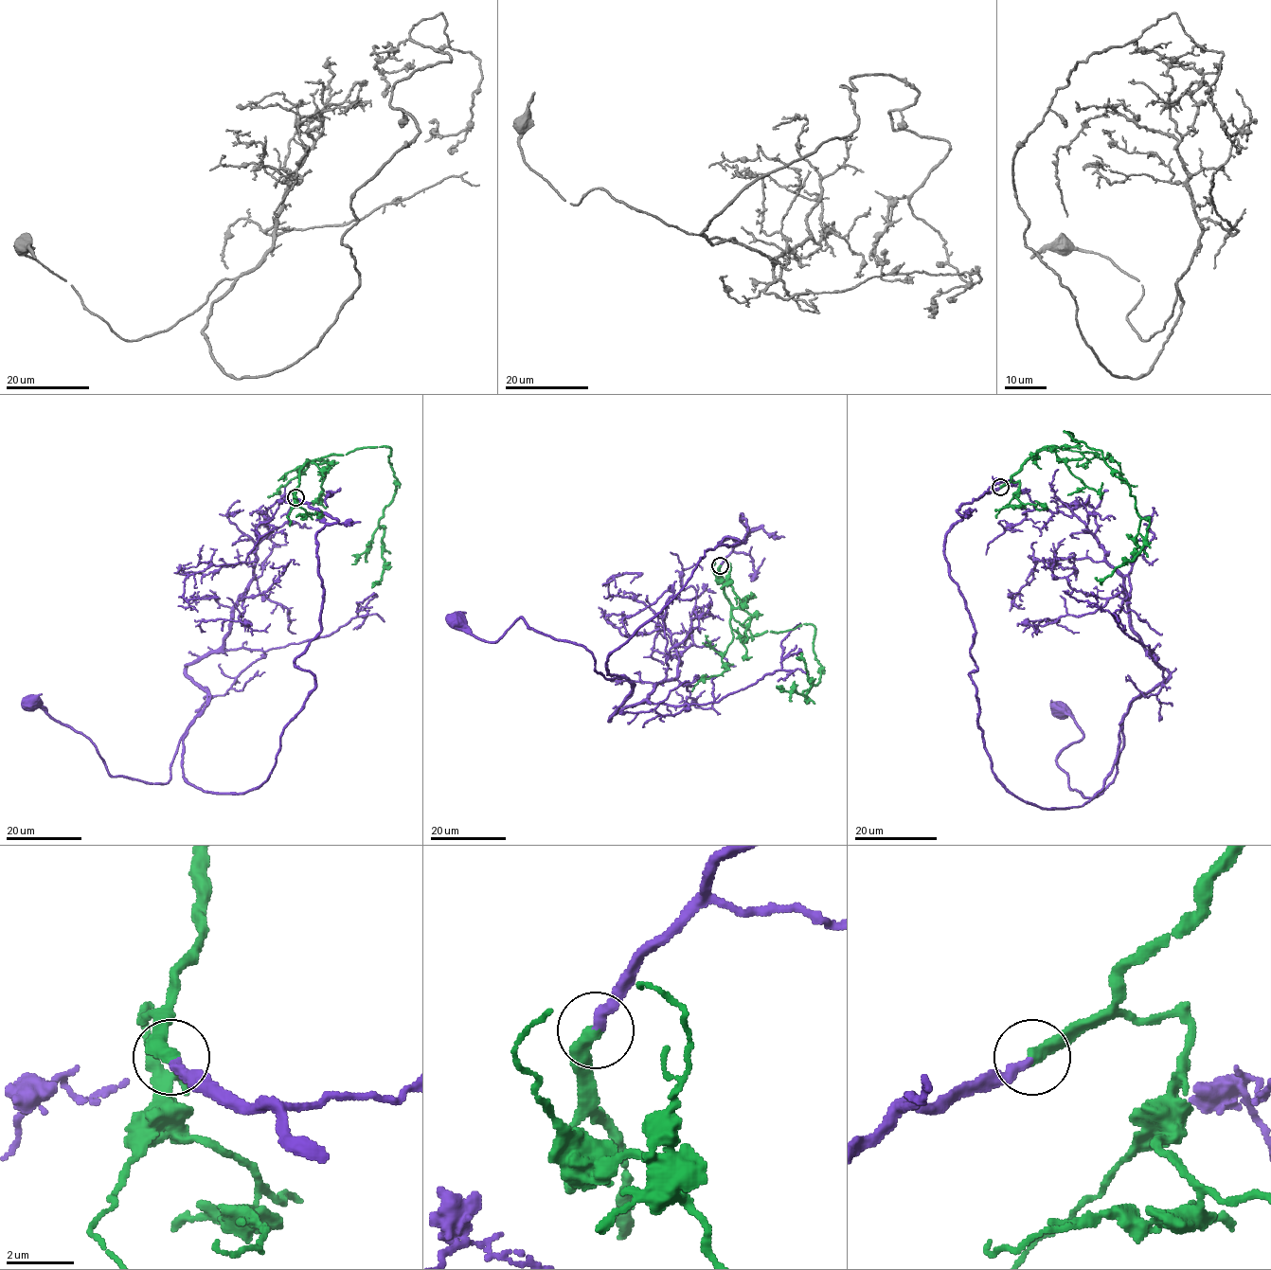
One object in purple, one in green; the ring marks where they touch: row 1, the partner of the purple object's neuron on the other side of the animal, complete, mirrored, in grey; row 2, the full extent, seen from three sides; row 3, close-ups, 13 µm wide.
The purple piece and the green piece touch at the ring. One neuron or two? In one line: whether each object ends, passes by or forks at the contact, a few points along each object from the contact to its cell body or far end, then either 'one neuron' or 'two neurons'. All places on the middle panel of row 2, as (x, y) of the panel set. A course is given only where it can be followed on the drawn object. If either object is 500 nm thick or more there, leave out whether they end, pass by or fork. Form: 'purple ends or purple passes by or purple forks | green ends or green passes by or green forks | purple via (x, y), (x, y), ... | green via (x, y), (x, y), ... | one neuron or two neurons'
purple ends | green ends | purple via (720, 565), (761, 527), (741, 514), (744, 542), (705, 551), (615, 677), (521, 617), (493, 641), (457, 618) | green via (720, 565), (730, 626), (740, 634), (814, 627), (820, 672), (803, 691), (808, 702), (805, 662), (796, 657) | one neuron

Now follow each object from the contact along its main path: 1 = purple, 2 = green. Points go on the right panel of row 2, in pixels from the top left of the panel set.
1: (1000, 487), (944, 559), (991, 770), (1047, 809), (1090, 799), (1123, 747), (1084, 797), (1058, 710)
2: (1000, 487), (1038, 450), (1075, 447), (1072, 435), (1064, 430), (1100, 450), (1149, 521), (1139, 553), (1100, 584)

